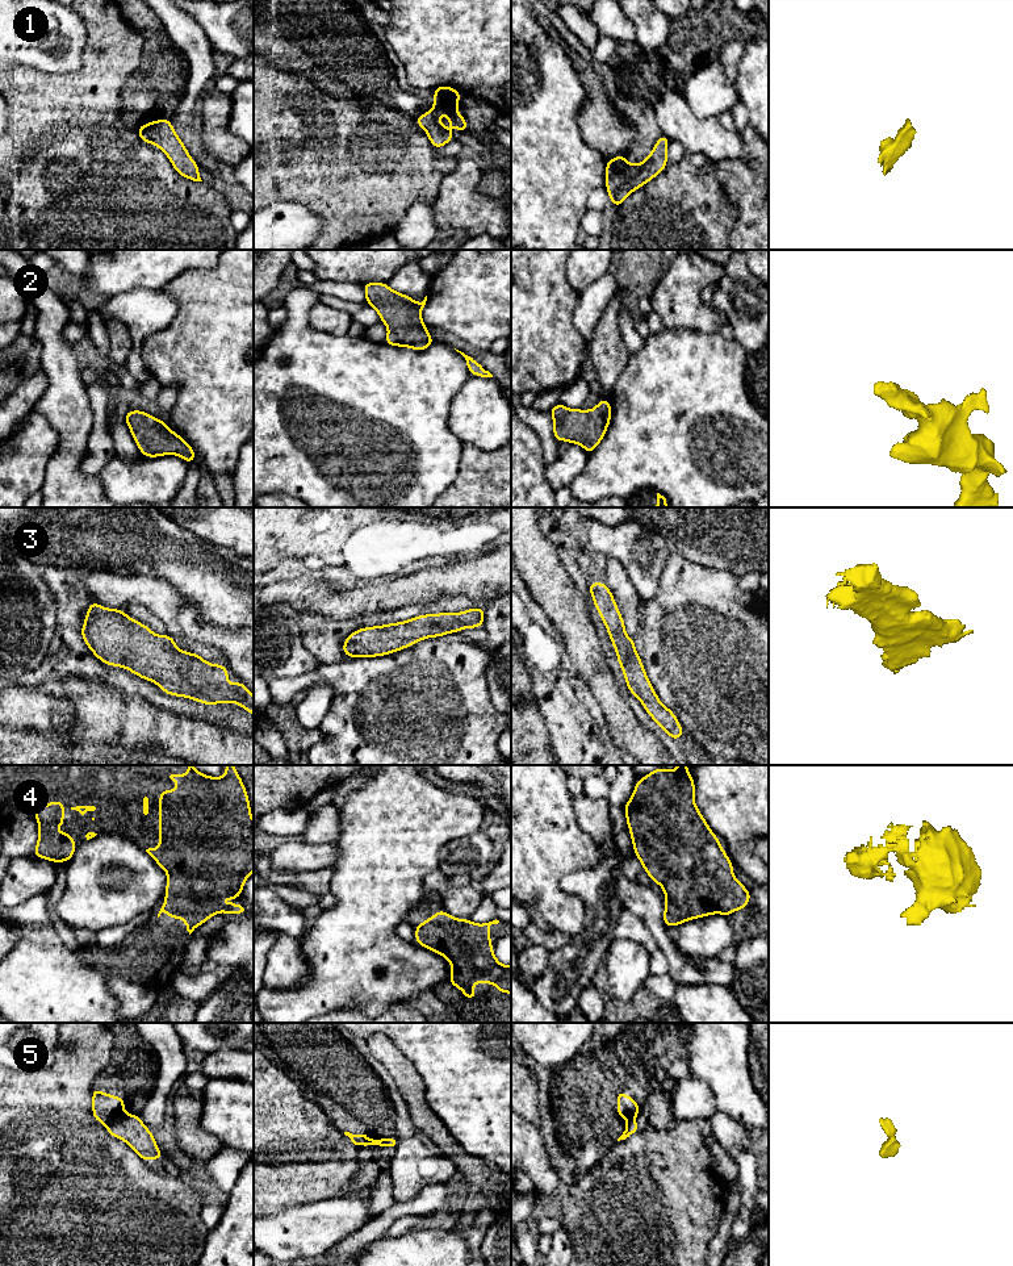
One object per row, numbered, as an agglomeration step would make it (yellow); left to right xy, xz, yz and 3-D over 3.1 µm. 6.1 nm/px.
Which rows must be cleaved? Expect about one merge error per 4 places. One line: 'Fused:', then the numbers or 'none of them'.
Fused: 5

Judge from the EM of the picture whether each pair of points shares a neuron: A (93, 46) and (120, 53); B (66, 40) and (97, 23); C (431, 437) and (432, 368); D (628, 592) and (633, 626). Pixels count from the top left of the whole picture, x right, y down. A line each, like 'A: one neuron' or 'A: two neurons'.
A: one neuron
B: two neurons
C: one neuron
D: one neuron

